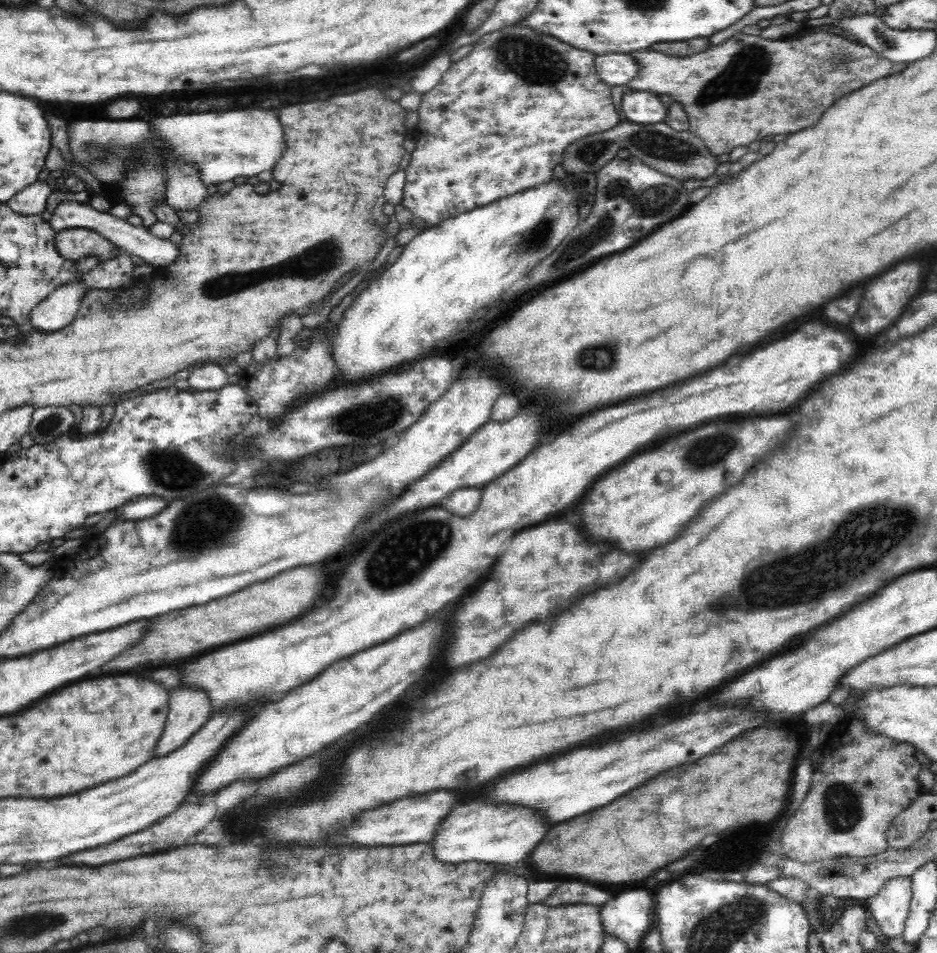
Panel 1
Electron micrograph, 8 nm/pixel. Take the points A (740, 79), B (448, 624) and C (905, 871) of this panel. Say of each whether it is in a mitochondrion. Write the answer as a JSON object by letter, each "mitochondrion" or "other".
{"A":"mitochondrion","B":"other","C":"other"}

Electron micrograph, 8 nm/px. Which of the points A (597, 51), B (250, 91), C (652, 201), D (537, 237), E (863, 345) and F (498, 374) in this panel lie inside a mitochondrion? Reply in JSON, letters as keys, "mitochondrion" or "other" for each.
{"A":"other","B":"other","C":"mitochondrion","D":"mitochondrion","E":"other","F":"other"}

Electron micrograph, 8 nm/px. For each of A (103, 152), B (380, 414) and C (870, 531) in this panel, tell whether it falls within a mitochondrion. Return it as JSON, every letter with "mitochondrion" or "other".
{"A":"mitochondrion","B":"mitochondrion","C":"mitochondrion"}

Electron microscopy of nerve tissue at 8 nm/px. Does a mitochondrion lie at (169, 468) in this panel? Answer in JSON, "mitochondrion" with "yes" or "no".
{"mitochondrion":"yes"}

